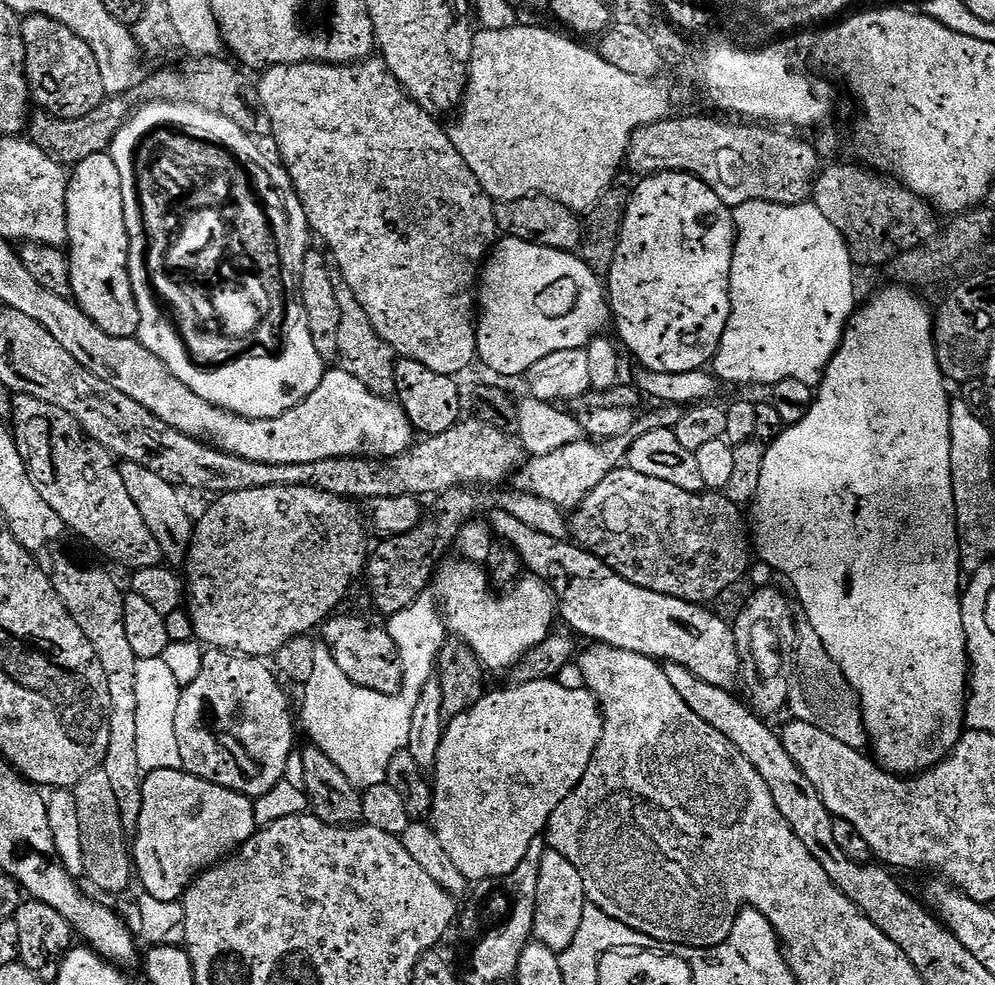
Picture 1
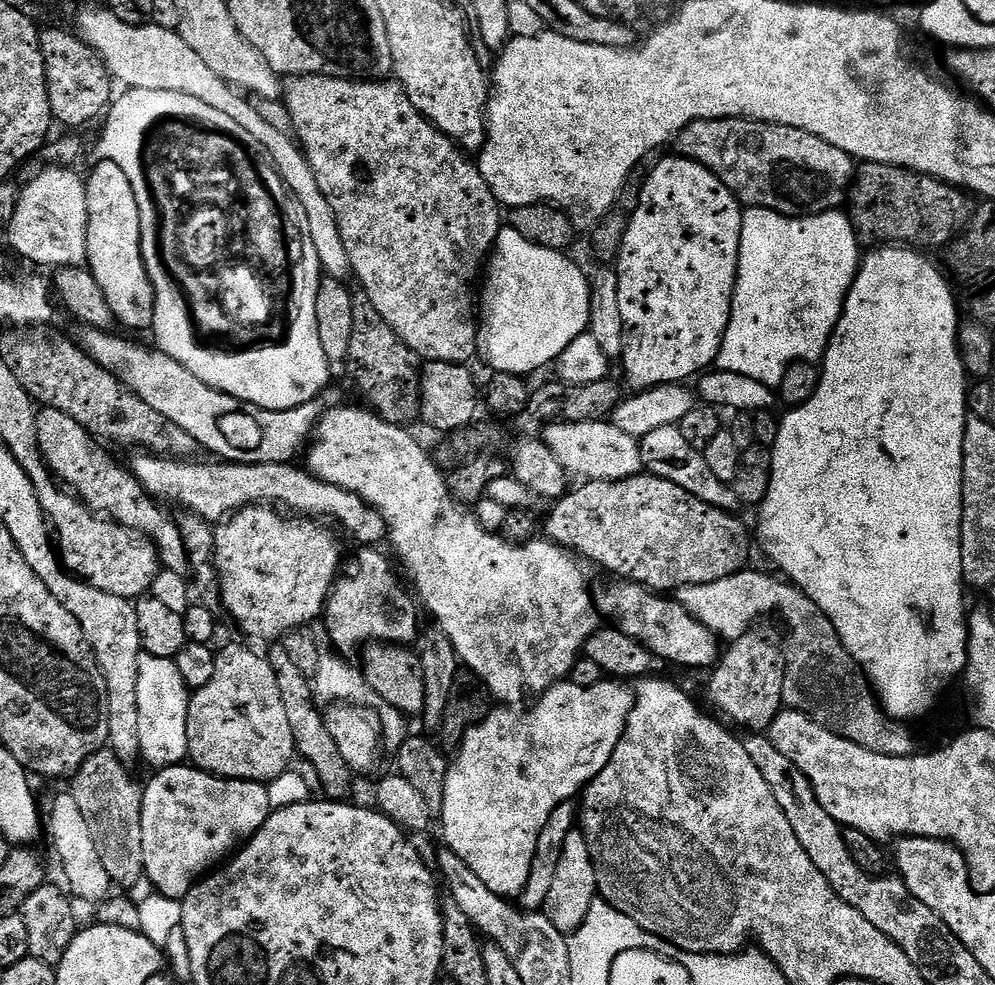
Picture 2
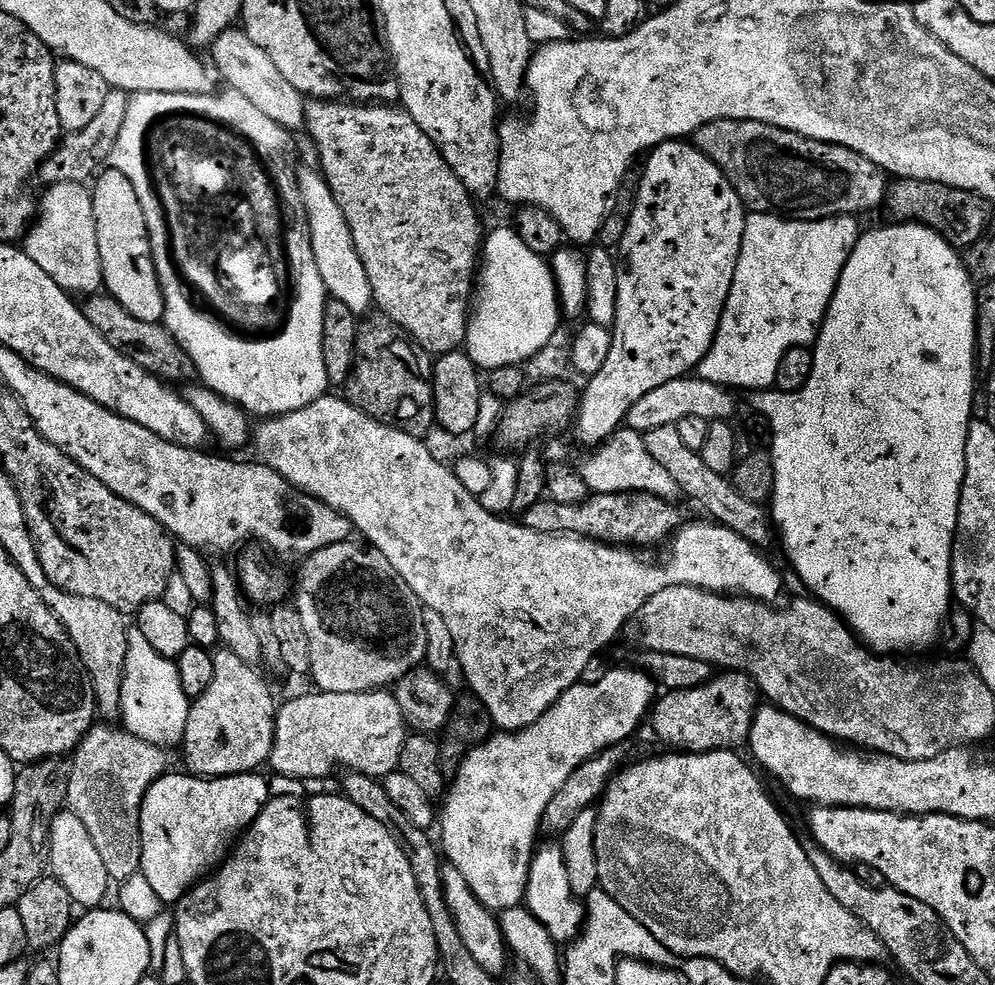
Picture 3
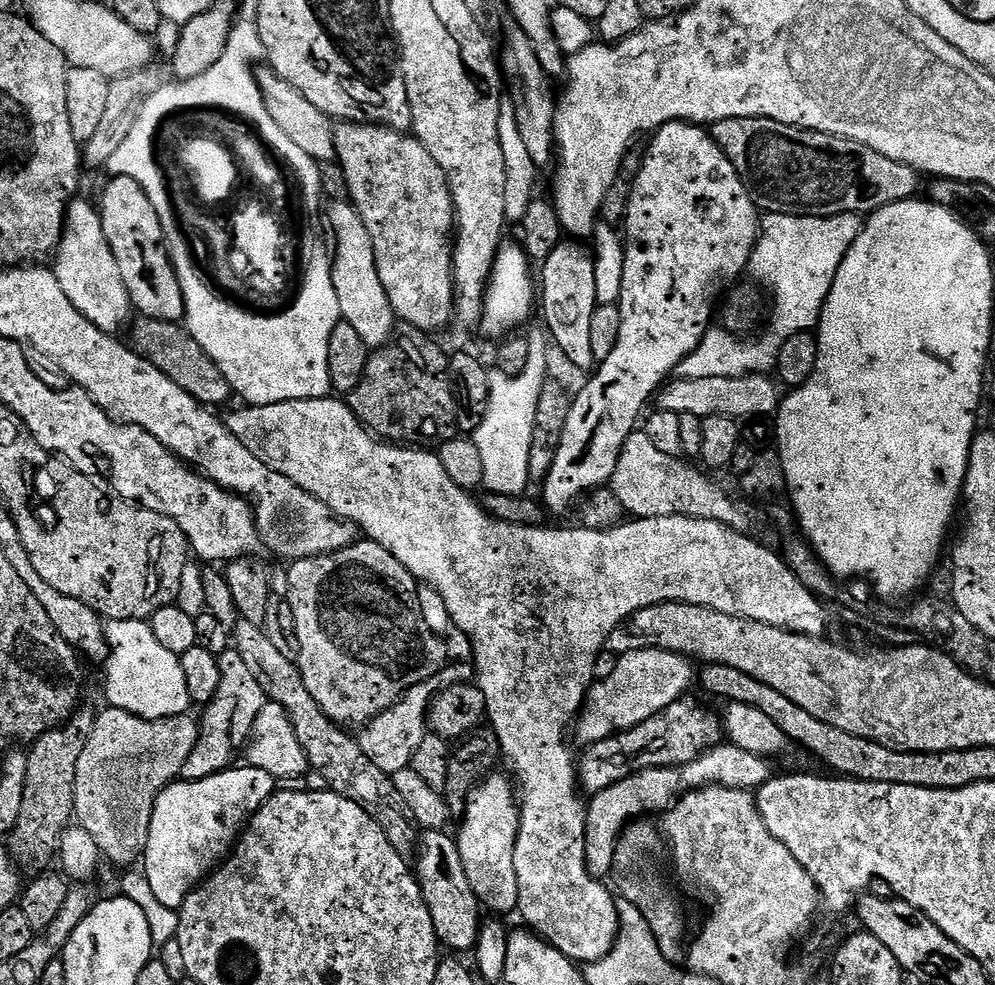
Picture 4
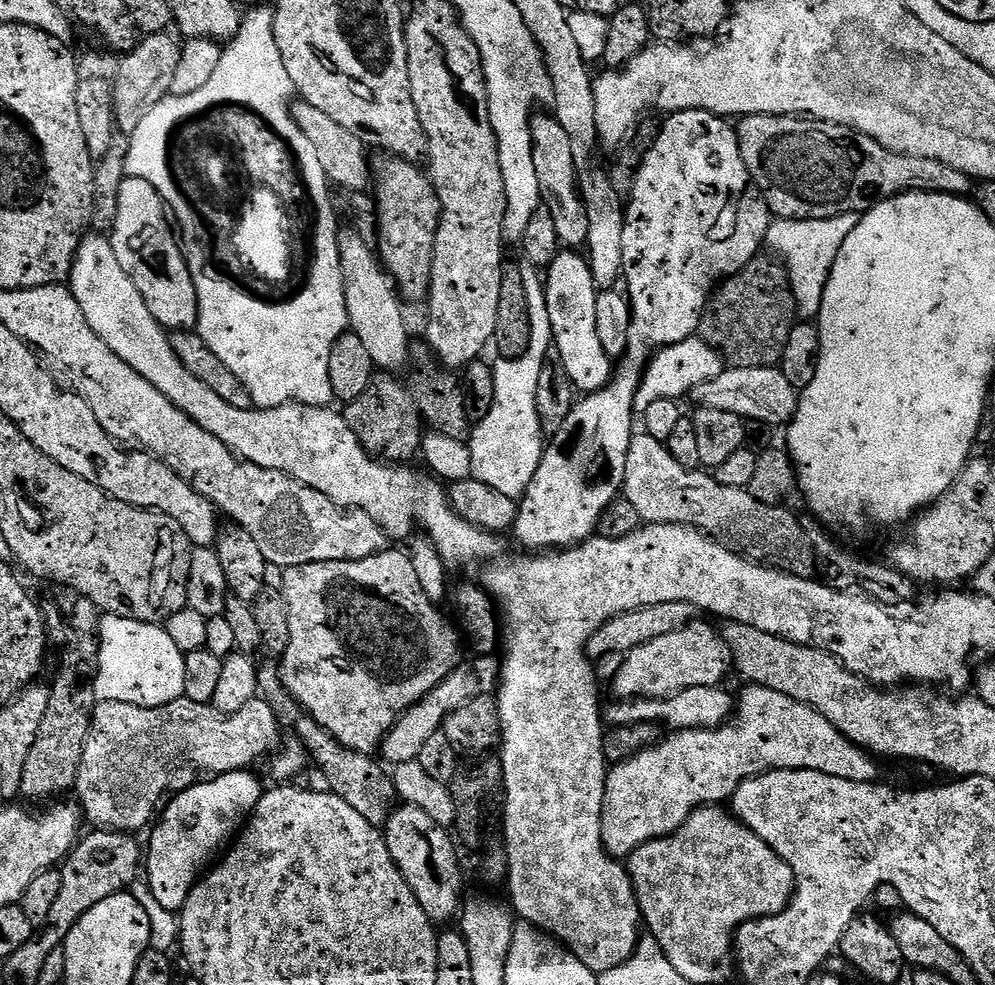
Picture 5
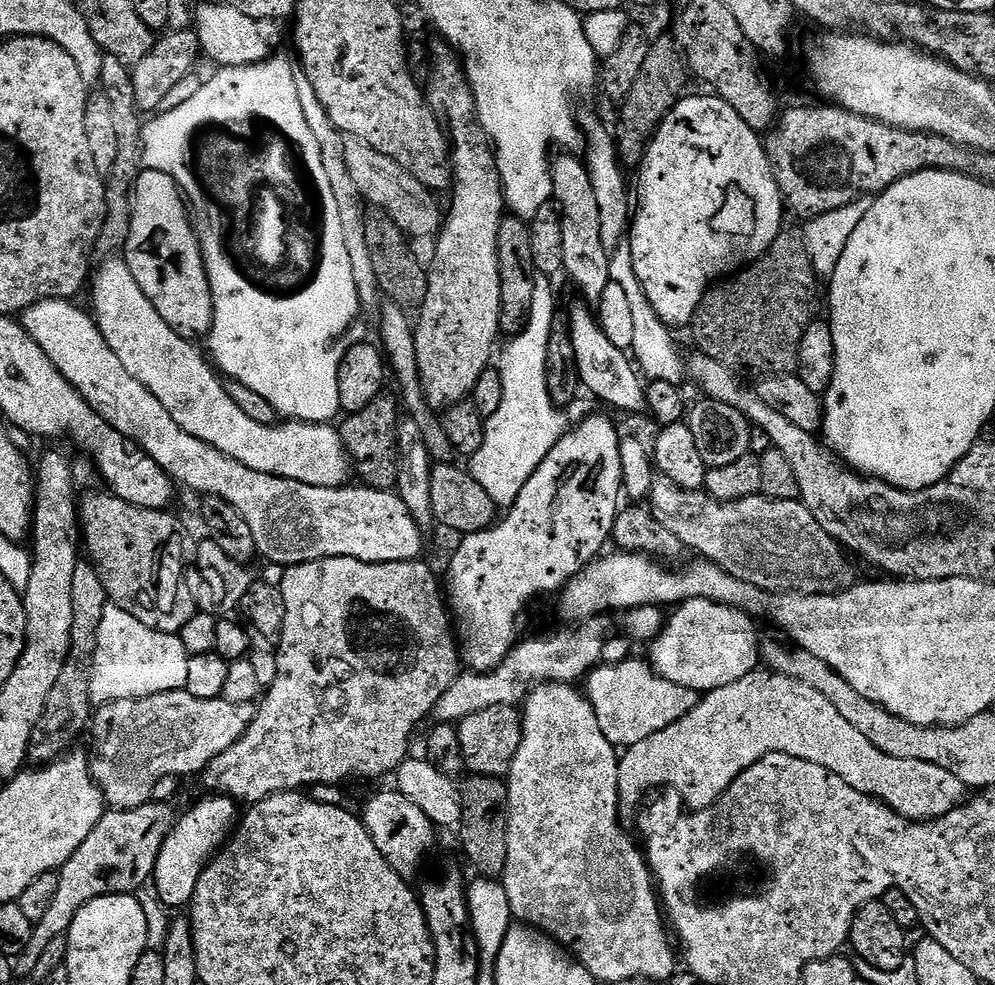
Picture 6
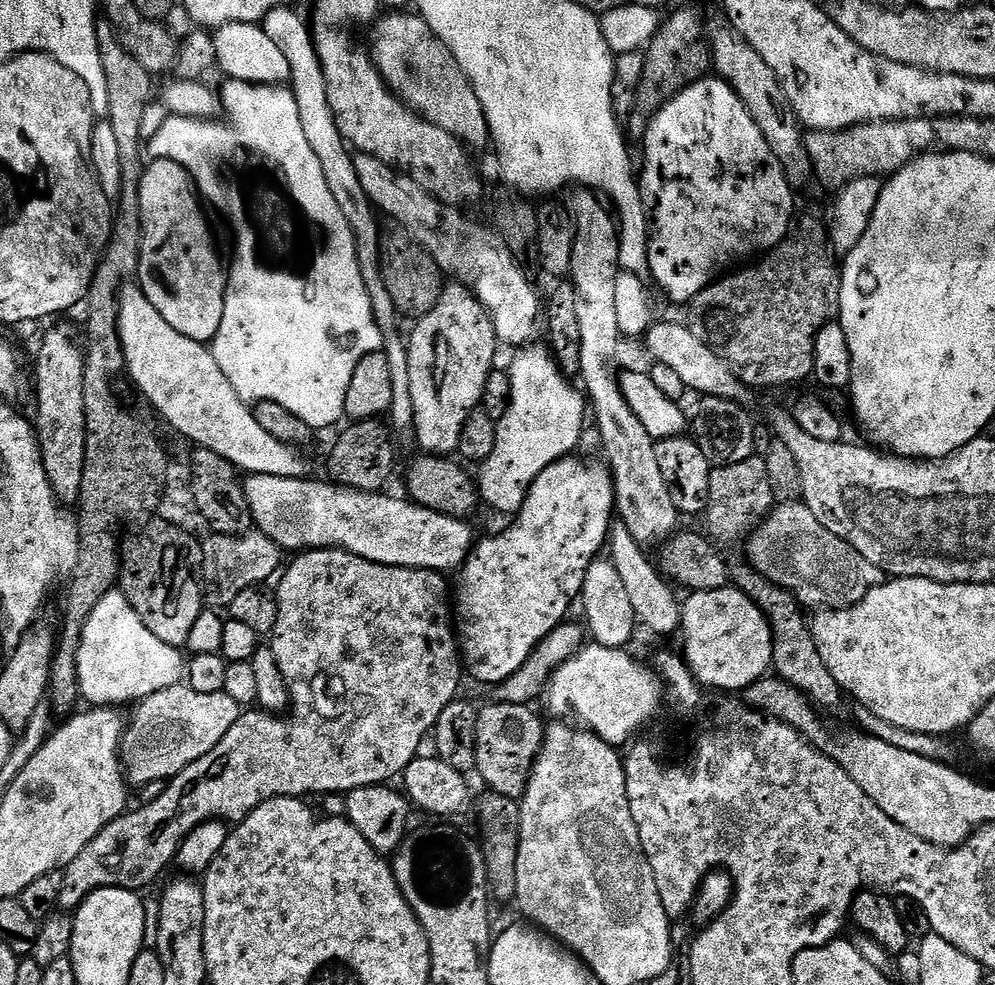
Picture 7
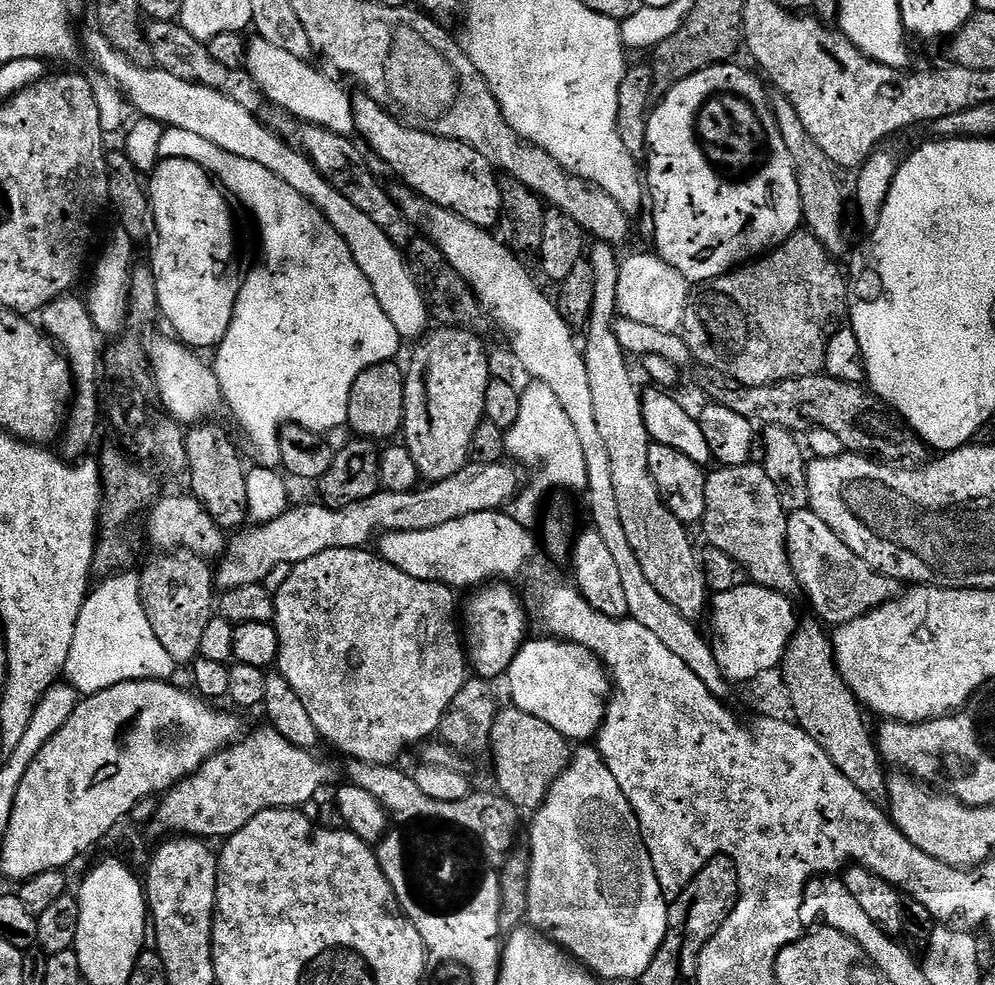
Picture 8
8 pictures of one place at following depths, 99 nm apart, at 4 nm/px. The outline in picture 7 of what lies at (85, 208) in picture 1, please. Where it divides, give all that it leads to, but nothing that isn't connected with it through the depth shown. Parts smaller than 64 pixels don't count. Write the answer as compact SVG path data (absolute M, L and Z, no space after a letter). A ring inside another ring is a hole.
M153 159L142 174L140 183L140 267L138 287L150 298L150 306L178 330L194 342L208 346L222 326L222 310L226 291L226 264L220 261L216 240L208 229L208 220L200 209L202 205L198 189L190 173L178 166L178 162Z

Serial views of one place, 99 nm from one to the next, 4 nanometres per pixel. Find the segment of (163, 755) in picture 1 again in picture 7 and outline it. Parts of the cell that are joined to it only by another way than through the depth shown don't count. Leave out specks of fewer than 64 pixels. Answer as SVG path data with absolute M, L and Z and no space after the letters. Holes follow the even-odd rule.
M119 590L107 592L94 606L80 631L80 646L74 655L81 697L92 706L131 705L181 683L186 676L181 649L162 642L162 638L154 638Z

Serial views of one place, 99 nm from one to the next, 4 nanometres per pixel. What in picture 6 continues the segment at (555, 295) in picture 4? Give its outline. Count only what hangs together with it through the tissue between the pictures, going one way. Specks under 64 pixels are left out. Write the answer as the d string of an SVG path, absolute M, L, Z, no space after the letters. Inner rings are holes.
M588 308L574 309L572 317L567 317L566 323L570 338L574 342L574 358L576 359L576 365L578 366L581 385L583 385L587 391L589 388L602 403L609 404L610 407L617 408L620 412L643 413L646 408L645 381L642 379L637 365L630 359L629 353L623 348L614 346L614 342L610 342L610 338L606 338L606 334L601 330L599 319L594 315L593 309L592 312Z

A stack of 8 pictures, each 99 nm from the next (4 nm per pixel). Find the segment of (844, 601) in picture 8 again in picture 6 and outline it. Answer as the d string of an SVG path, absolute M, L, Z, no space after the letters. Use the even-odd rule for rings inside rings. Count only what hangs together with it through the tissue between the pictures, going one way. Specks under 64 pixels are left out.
M660 478L652 485L650 507L654 518L658 522L662 522L662 526L666 526L666 530L670 530L670 534L678 537L689 553L696 552L692 554L705 560L711 560L713 564L717 564L722 570L726 570L726 574L730 574L734 578L738 578L742 582L746 582L752 586L758 586L763 592L773 594L779 594L781 592L801 592L803 596L834 596L837 592L844 592L846 589L851 588L853 584L857 583L858 576L856 576L856 568L848 561L850 559L849 553L845 551L839 540L836 540L830 534L826 534L826 530L822 530L822 526L818 526L814 514L810 514L810 510L800 500L772 500L769 496L757 494L747 496L741 500L718 501L703 490L691 492L685 488L679 488L674 482Z

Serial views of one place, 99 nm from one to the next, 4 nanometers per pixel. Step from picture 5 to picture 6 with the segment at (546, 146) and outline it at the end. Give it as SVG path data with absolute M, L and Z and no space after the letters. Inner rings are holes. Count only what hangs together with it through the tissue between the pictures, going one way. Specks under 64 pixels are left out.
M560 154L551 161L552 194L560 209L562 222L562 258L566 276L576 283L576 288L588 302L599 301L602 290L610 282L610 253L602 246L602 229L598 215L598 201L594 185L590 183L587 163L576 154Z

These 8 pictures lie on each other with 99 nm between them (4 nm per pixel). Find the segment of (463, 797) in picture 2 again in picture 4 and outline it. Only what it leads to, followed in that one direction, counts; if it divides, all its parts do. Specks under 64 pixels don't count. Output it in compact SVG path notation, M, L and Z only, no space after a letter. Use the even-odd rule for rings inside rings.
M661 648L634 650L619 657L614 674L605 680L596 680L588 689L584 705L574 724L574 736L587 746L602 738L610 738L616 732L633 728L638 722L646 722L658 710L666 710L674 701L681 699L688 687L694 684L693 661L677 652ZM489 774L473 788L464 806L460 833L454 839L470 878L470 890L480 899L481 905L489 913L515 913L518 902L518 874L514 874L514 846L520 825L520 809L514 784L507 775Z

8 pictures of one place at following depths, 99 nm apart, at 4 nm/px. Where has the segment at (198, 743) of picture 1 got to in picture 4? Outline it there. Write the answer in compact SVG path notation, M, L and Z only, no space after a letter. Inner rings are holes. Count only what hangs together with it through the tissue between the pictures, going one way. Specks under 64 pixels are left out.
M235 650L223 652L220 658L220 681L218 682L218 694L203 709L204 720L199 721L200 737L190 754L186 758L186 766L182 766L180 780L201 780L207 776L213 776L216 772L223 772L233 763L236 751L247 745L248 738L252 734L252 727L256 724L256 718L262 706L266 703L266 697L262 686L254 682L254 674L250 674L246 662Z

